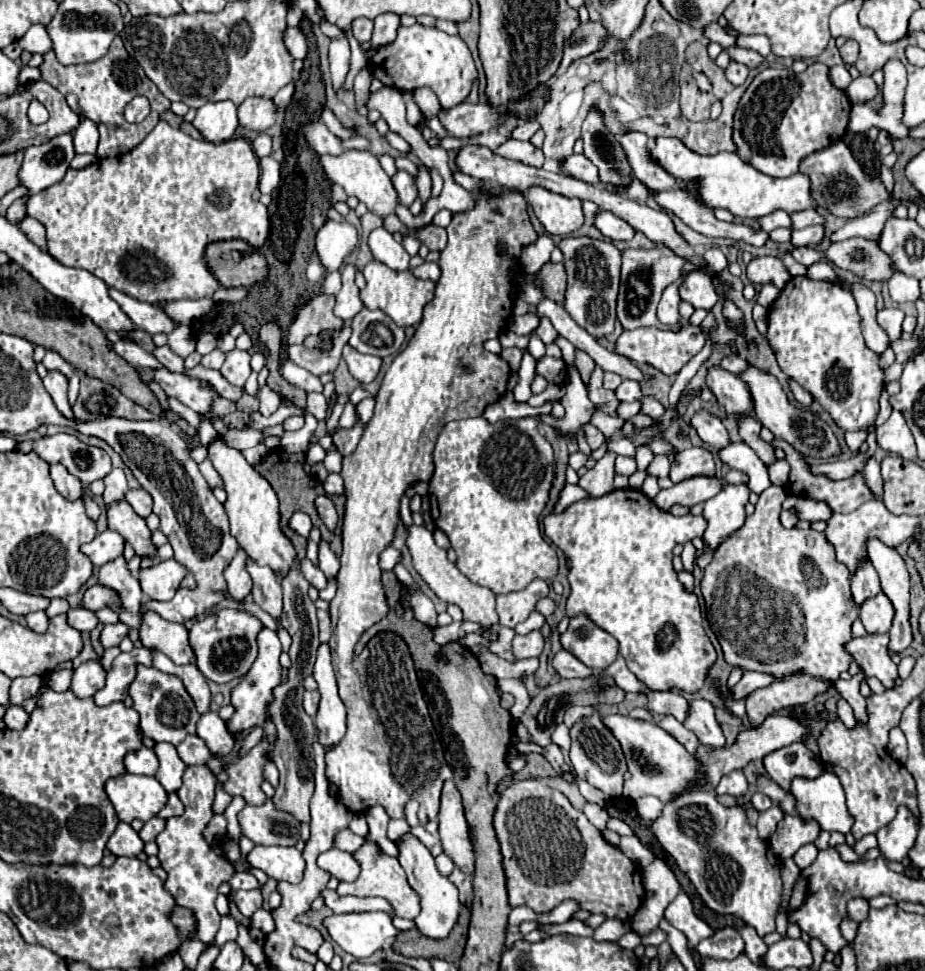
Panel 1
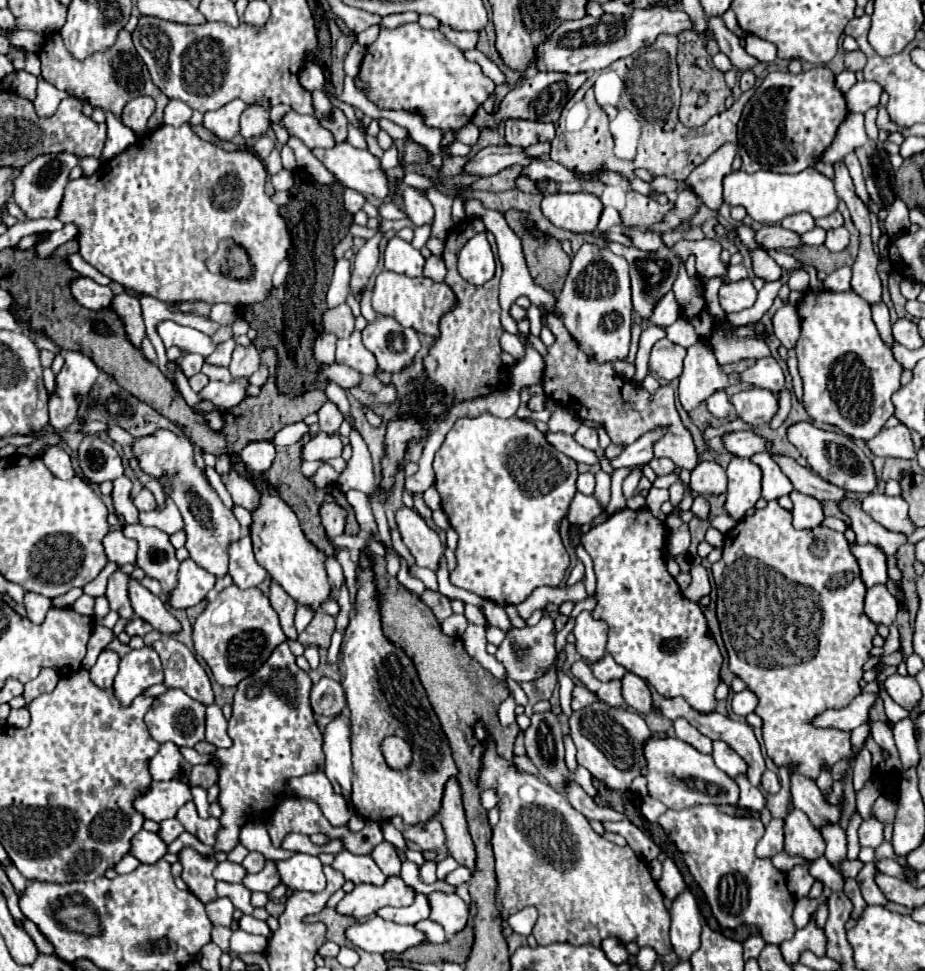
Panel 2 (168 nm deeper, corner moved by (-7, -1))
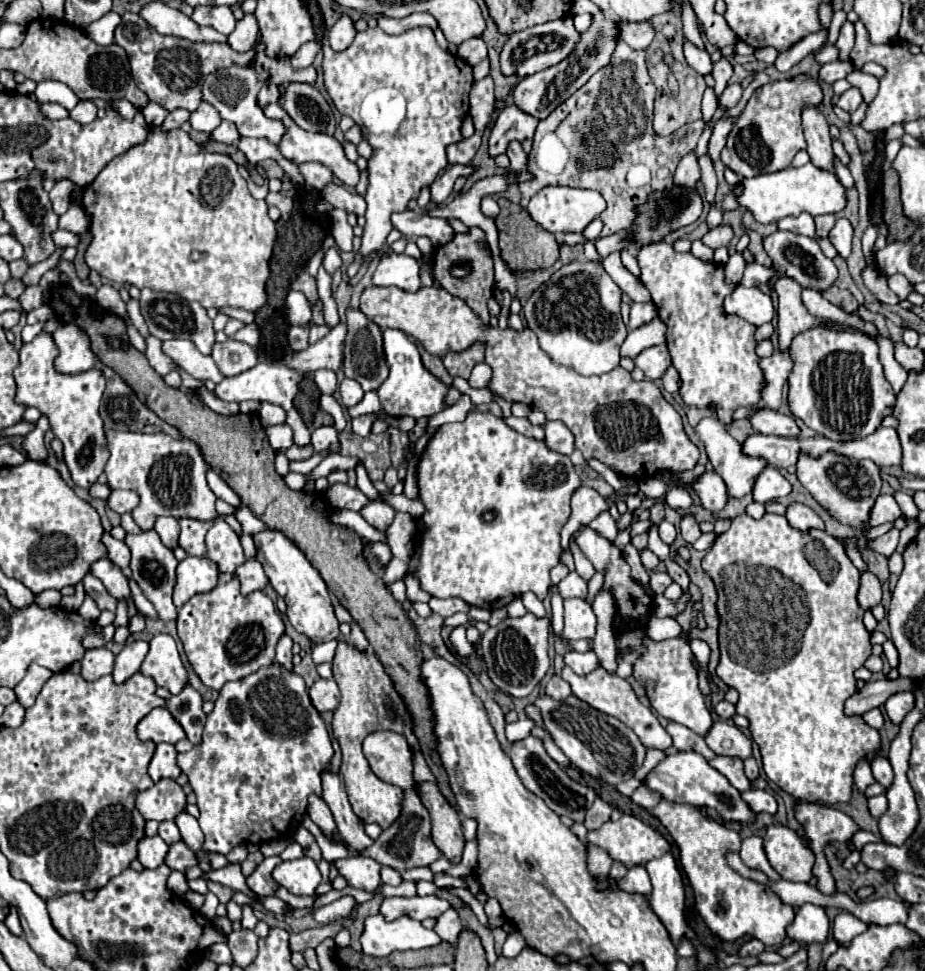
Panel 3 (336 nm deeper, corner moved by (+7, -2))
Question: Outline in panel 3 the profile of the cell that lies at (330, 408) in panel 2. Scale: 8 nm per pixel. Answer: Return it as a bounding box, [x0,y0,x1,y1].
[312,427,340,453]

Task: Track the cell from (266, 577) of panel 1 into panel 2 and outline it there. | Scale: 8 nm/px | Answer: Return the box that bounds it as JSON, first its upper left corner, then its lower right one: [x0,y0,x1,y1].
[268,580,298,640]

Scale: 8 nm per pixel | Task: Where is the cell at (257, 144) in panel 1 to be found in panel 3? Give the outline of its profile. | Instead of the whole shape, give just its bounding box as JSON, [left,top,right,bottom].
[236,137,282,163]

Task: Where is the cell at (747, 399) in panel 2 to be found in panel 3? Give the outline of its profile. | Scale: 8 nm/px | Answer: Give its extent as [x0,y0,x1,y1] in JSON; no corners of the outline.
[752,409,800,437]

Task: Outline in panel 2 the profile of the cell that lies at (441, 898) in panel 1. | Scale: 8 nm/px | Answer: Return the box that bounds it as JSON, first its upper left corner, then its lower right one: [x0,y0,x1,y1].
[426,890,468,938]

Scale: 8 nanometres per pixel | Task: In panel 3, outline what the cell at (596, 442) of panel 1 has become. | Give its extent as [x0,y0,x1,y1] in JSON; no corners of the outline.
[542,421,574,455]

